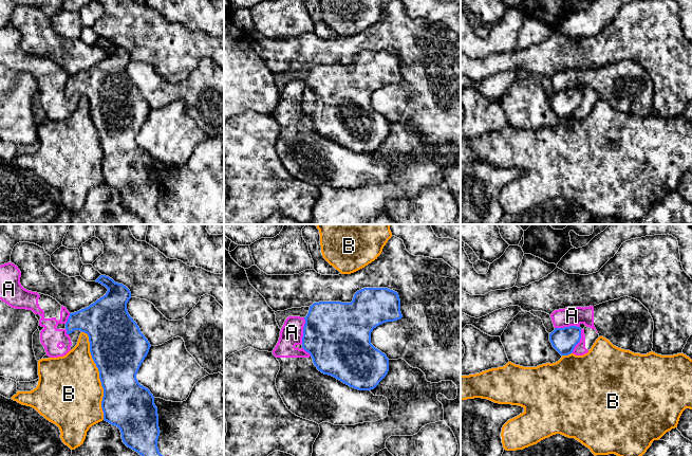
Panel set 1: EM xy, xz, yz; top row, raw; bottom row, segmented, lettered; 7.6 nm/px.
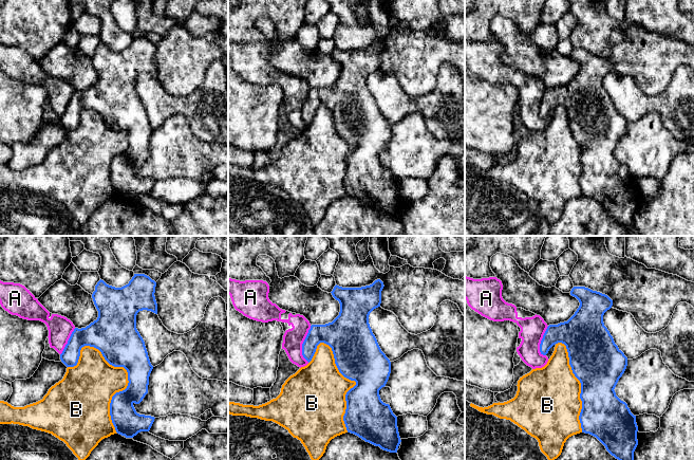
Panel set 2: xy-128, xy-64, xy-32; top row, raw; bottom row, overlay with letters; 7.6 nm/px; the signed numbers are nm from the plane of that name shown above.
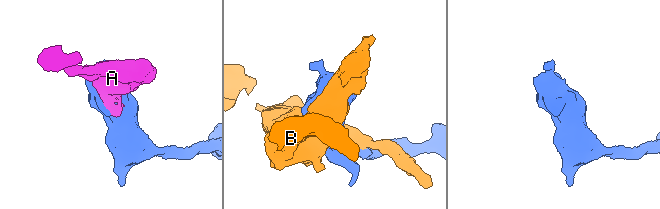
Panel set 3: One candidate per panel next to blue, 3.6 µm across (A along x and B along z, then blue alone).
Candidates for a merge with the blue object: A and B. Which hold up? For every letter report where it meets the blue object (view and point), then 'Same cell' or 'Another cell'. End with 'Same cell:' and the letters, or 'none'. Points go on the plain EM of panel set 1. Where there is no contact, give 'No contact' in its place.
A: Touches blue at xz (303, 93). Another cell
B: Touches blue at xy (99, 138). Another cell
Same cell: none

